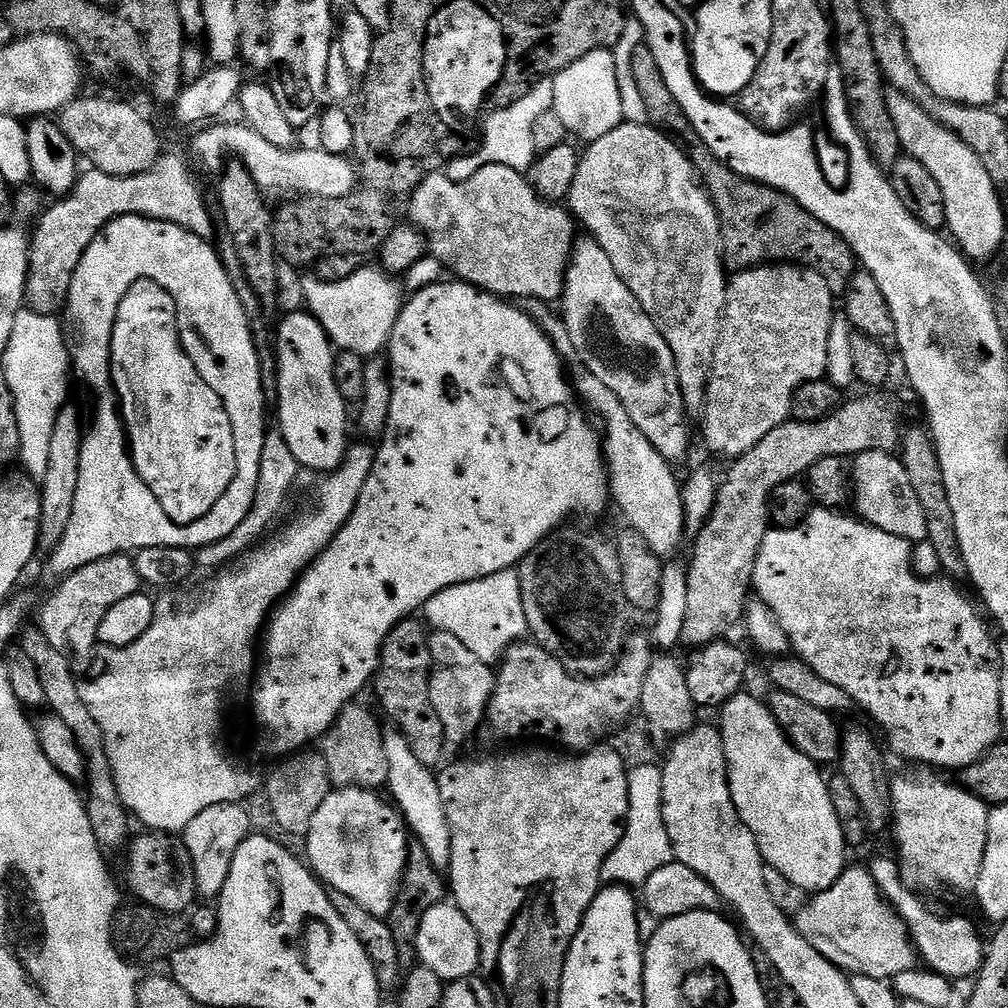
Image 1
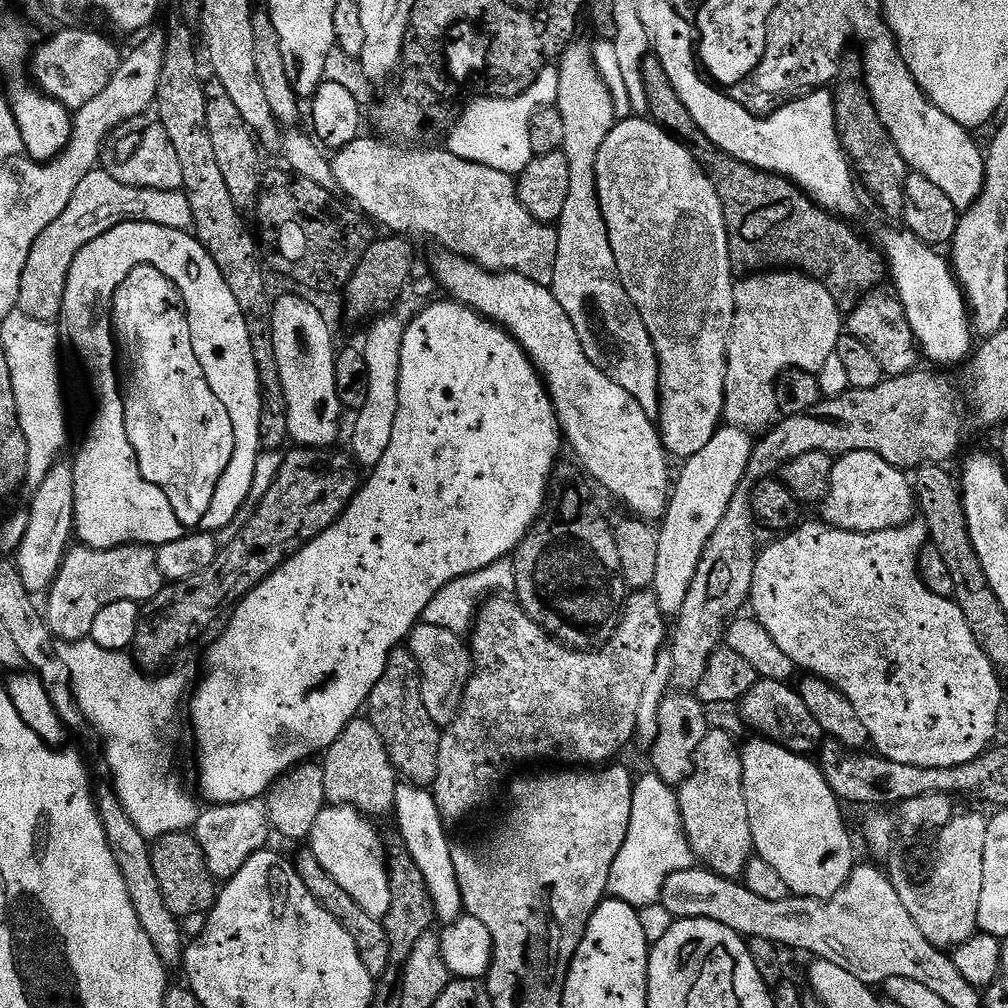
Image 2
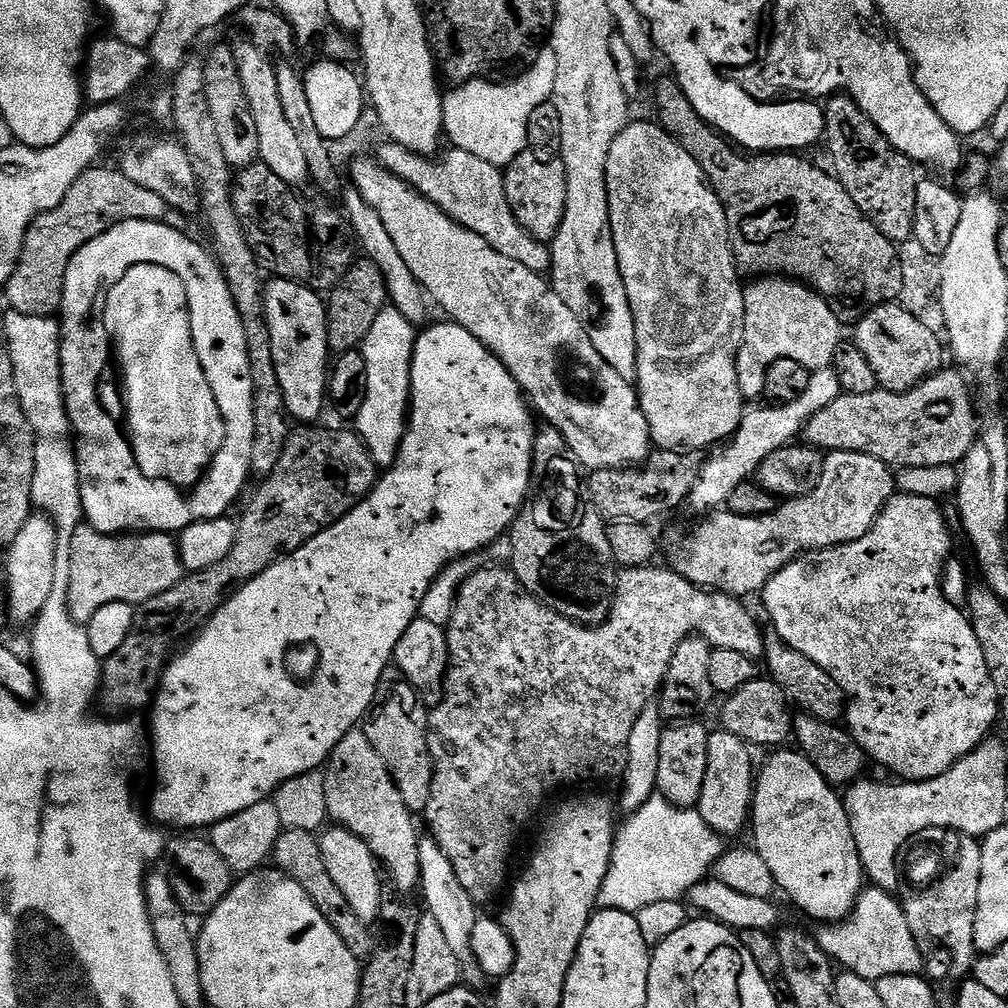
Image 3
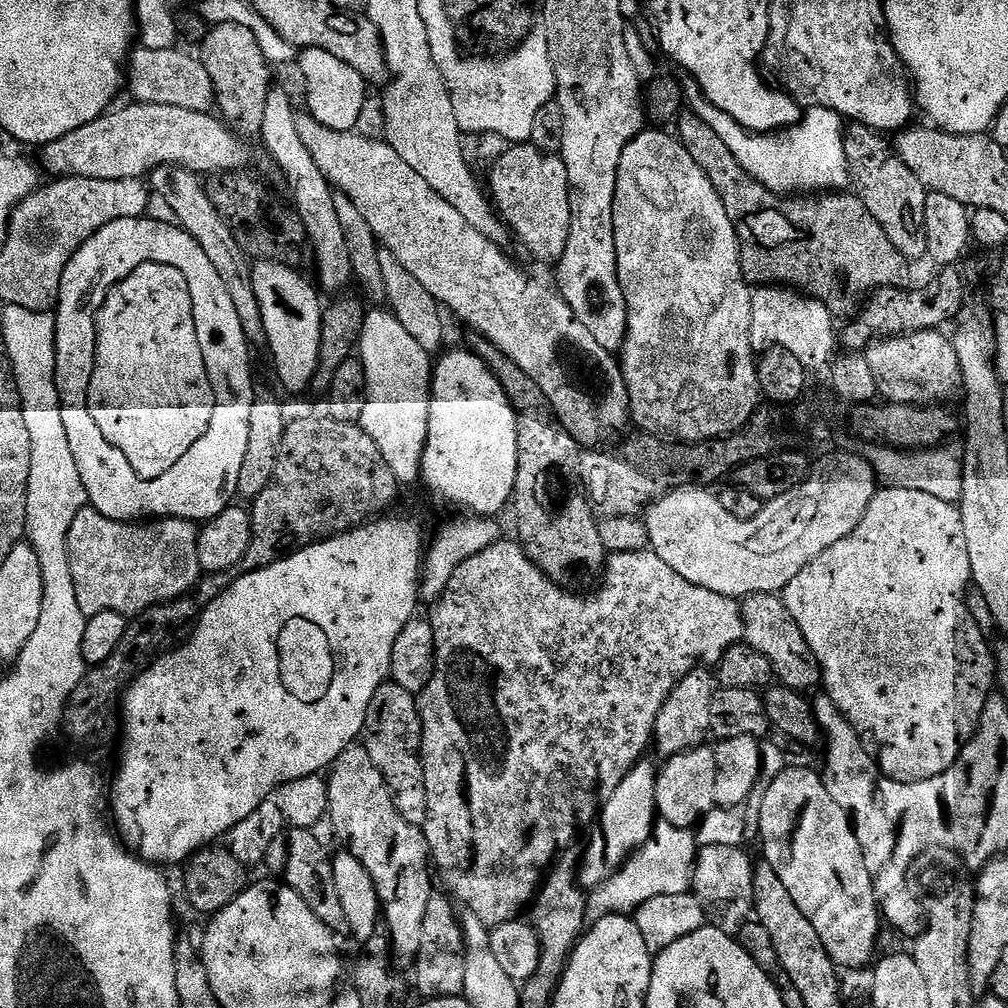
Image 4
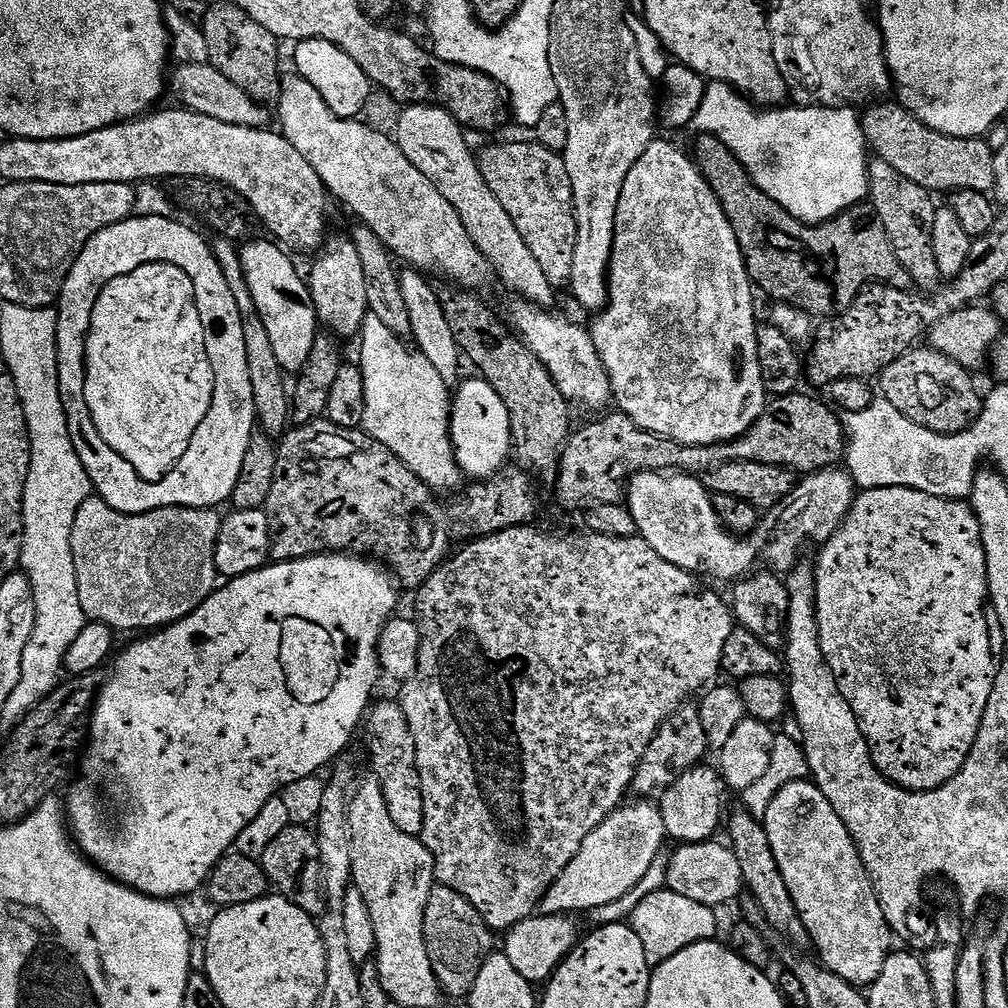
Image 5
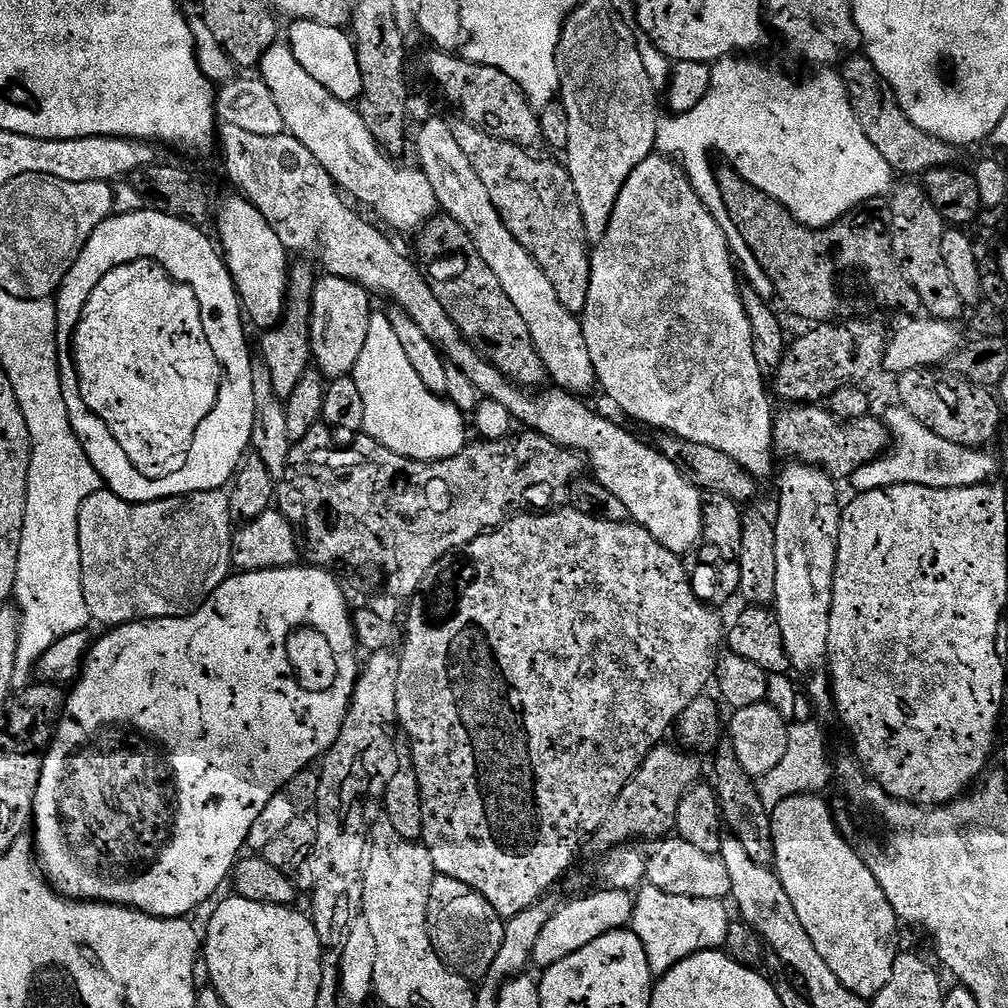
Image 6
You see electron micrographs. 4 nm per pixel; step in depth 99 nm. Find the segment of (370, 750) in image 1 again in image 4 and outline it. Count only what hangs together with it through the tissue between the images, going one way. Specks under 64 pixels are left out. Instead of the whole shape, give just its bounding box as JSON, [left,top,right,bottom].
[328,746,434,961]

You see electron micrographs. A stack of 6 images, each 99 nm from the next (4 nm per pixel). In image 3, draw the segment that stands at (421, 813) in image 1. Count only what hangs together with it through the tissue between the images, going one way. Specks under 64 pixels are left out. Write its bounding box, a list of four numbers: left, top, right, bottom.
[418,838,486,990]

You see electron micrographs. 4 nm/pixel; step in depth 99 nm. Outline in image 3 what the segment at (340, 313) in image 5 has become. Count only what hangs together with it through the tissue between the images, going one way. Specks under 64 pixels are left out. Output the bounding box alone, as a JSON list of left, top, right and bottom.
[234,38,309,186]

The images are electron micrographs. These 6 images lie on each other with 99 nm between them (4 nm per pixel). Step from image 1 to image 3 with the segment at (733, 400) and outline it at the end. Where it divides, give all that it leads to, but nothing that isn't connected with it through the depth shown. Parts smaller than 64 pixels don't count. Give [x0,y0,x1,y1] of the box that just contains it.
[736,278,842,401]

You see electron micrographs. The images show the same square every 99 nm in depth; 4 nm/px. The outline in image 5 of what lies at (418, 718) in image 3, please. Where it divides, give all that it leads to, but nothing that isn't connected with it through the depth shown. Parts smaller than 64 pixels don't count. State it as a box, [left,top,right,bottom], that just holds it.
[366,699,426,837]

